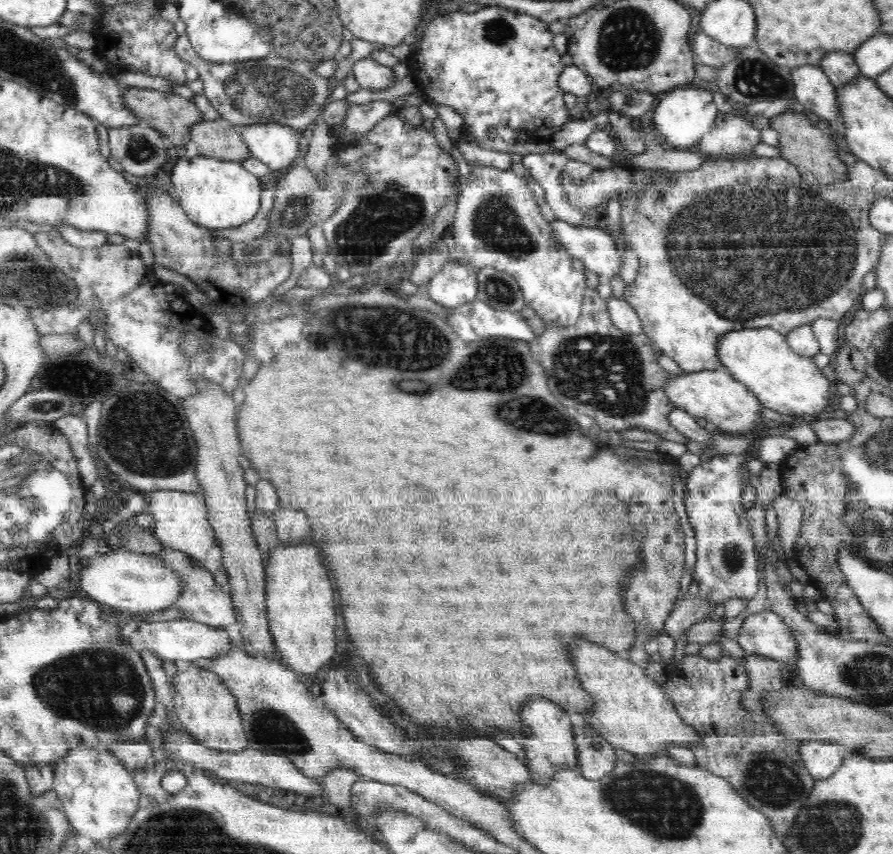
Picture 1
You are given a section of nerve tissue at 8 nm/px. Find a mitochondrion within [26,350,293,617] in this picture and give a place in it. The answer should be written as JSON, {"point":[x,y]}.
{"point":[144,434]}

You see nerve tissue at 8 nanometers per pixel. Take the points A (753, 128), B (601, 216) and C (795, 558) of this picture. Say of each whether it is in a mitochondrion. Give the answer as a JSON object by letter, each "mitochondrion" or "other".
{"A":"other","B":"other","C":"other"}

